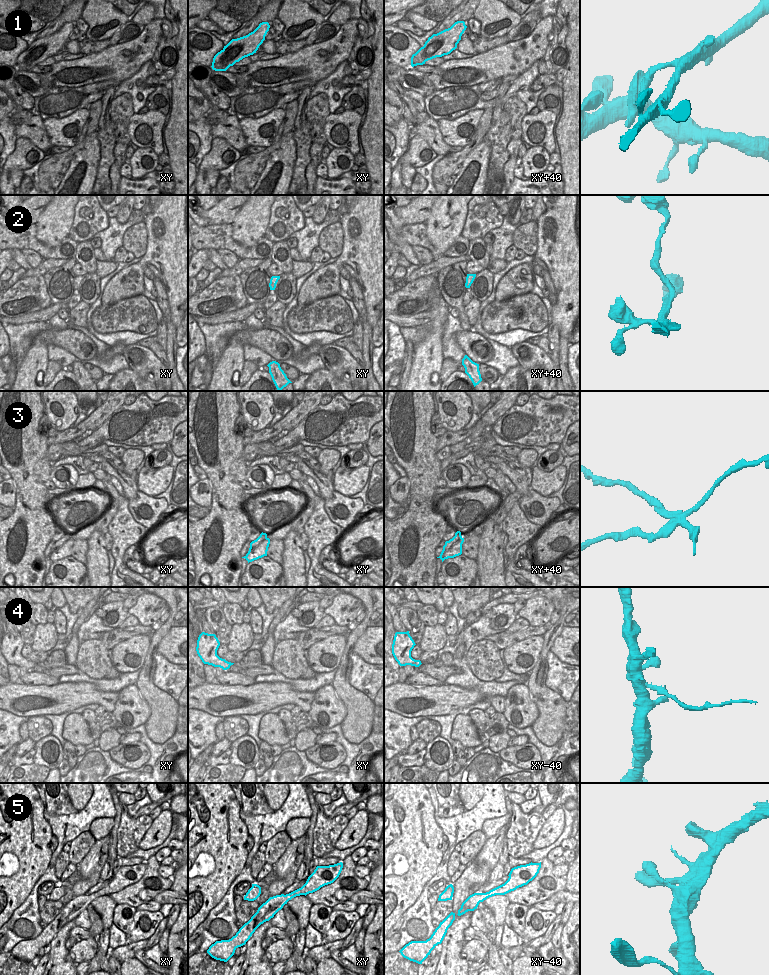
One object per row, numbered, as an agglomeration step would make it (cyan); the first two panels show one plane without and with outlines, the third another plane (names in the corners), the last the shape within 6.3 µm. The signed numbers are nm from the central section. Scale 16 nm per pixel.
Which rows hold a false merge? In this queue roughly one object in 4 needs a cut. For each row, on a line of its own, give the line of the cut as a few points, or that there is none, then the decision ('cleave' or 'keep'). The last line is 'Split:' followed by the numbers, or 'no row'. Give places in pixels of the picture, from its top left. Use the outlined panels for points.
1: no cut | keep
2: no cut | keep
3: xy+40 (461, 537), (445, 552), (444, 558) | cleave
4: xy (224, 659), (220, 667) | cleave
5: no cut | keep
Split: 3, 4

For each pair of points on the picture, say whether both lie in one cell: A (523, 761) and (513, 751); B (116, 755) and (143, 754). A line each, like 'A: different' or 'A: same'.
A: same
B: same

